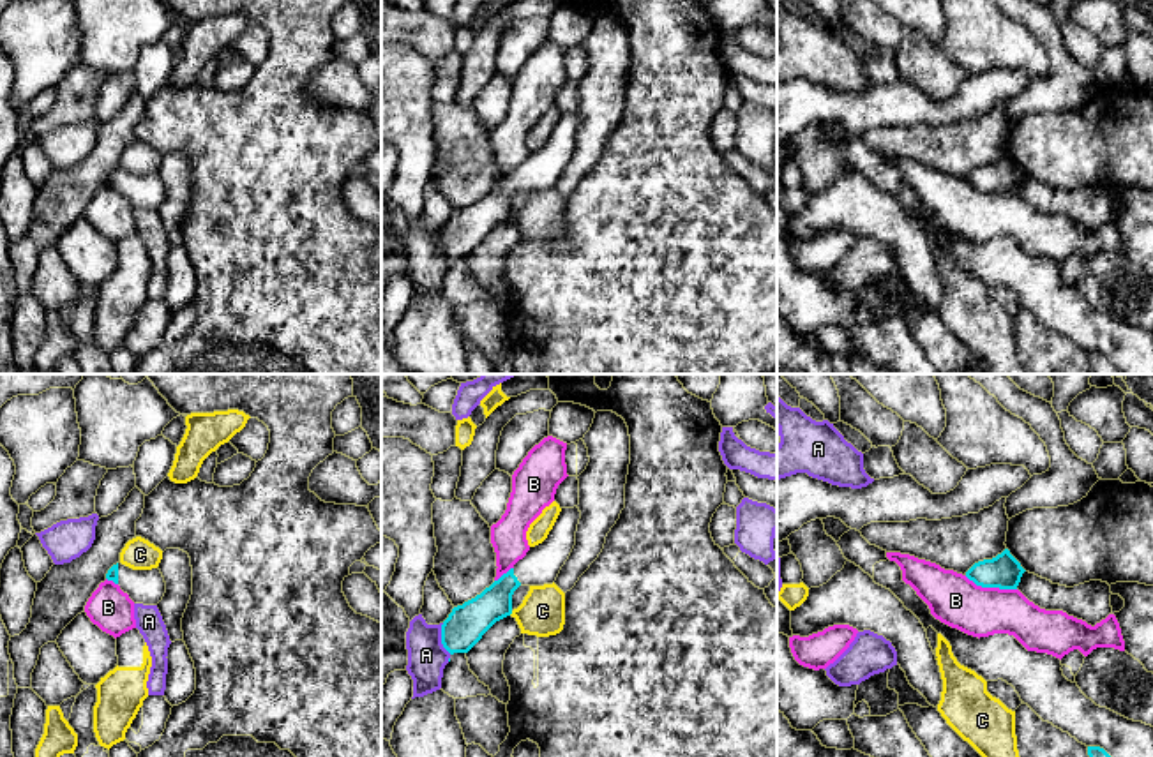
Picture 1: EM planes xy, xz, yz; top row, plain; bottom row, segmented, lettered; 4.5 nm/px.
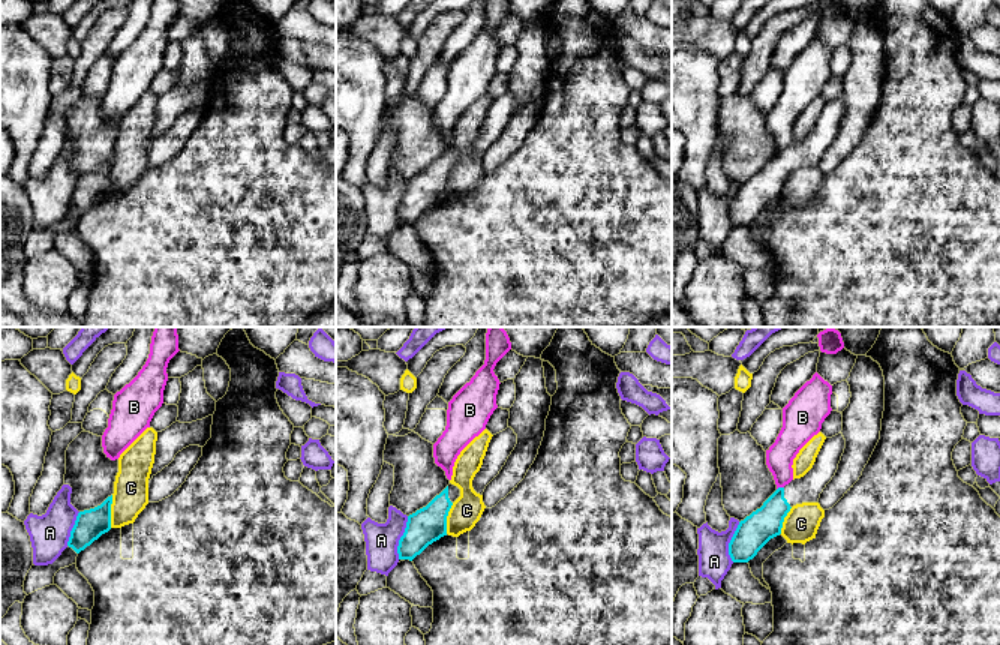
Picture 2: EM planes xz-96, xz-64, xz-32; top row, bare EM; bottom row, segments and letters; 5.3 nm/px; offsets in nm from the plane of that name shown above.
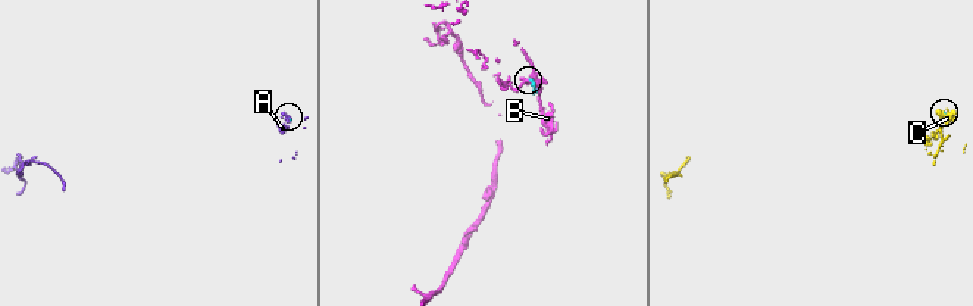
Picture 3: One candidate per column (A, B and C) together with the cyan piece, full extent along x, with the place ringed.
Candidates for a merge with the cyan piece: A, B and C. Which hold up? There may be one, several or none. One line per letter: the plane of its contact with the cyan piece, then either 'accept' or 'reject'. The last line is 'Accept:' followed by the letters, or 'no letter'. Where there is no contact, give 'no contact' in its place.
A: meets cyan in xz; reject
B: meets cyan in yz; reject
C: meets cyan in xz; reject
Accept: no letter

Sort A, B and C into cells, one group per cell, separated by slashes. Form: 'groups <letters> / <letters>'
groups A / B / C

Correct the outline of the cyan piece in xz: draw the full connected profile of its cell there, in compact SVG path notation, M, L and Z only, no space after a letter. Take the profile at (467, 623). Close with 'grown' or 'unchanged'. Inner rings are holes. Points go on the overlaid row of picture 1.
M577 506L561 508L547 538L530 547L507 573L475 598L452 609L441 625L441 644L454 653L468 653L500 619L512 614L512 595L519 586L553 584L576 545L581 519Z; grown

